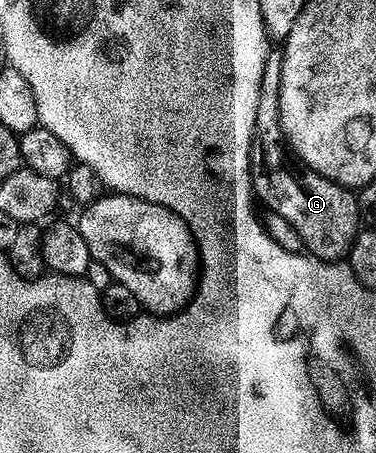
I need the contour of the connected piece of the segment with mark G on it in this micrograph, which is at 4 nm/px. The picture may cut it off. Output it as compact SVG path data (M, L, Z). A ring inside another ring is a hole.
M270 48L267 63L263 63L263 79L259 79L259 107L255 107L255 127L253 128L253 142L249 152L249 174L253 184L253 196L260 204L262 201L266 205L265 209L268 212L279 215L282 219L287 219L287 222L295 227L305 244L304 250L308 254L311 254L318 261L340 262L348 254L349 246L352 245L353 239L359 231L357 193L323 175L319 175L311 167L304 165L297 158L297 154L289 148L279 120L279 83L283 79L281 54L280 48Z

